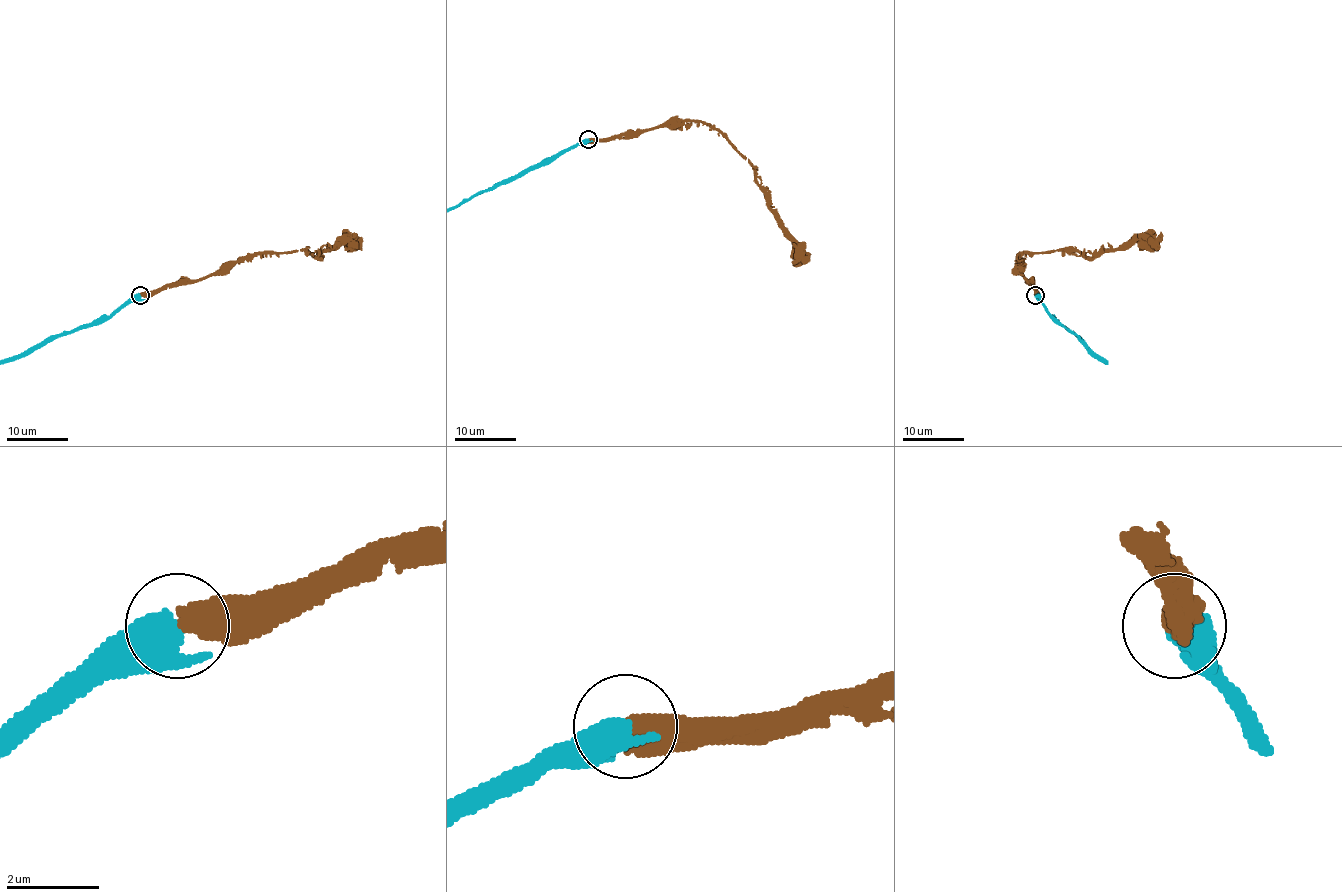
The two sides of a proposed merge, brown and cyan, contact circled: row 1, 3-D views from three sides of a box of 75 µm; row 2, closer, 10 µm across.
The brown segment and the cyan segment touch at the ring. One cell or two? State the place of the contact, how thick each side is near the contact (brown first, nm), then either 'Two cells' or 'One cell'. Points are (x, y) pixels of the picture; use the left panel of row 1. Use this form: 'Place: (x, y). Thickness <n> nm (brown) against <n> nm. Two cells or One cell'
Place: (140, 295). Thickness 500 nm (brown) against 600 nm. One cell

